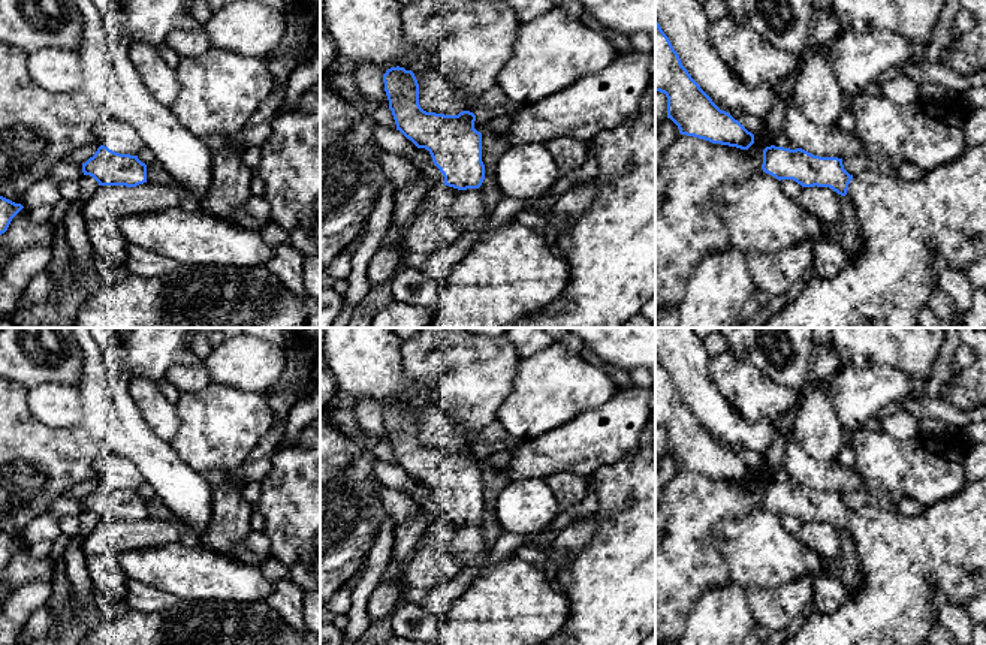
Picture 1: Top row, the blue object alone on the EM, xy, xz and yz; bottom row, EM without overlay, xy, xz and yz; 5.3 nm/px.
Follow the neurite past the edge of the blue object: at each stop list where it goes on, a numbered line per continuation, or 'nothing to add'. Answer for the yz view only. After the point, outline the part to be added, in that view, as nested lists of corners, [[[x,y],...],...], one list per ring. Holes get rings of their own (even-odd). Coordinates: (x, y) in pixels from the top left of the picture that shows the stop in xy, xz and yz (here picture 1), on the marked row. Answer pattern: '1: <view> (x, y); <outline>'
1: yz (904, 223); [[[986,139],[916,181],[865,169],[853,175],[845,198],[854,205],[863,238],[860,253],[832,278],[815,277],[805,283],[802,292],[763,328],[920,328],[917,314],[940,289],[932,268],[934,254],[959,272],[986,254]]]

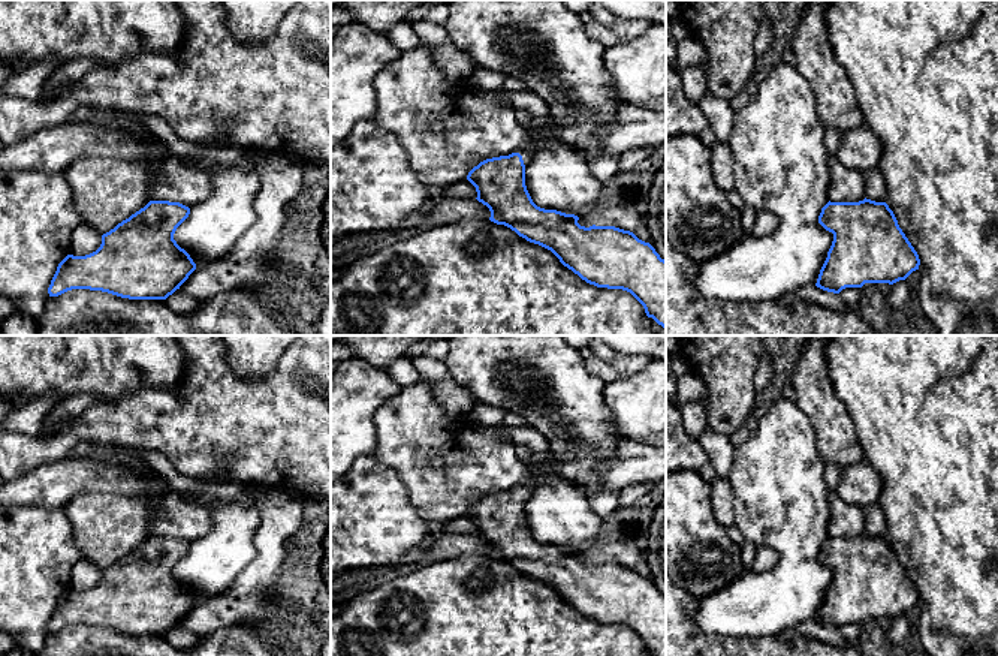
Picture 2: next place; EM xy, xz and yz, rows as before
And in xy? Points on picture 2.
nothing to add

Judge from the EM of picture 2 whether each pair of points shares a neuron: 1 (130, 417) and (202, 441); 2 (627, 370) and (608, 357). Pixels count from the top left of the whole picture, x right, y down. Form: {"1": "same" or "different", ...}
{"1": "same", "2": "same"}

